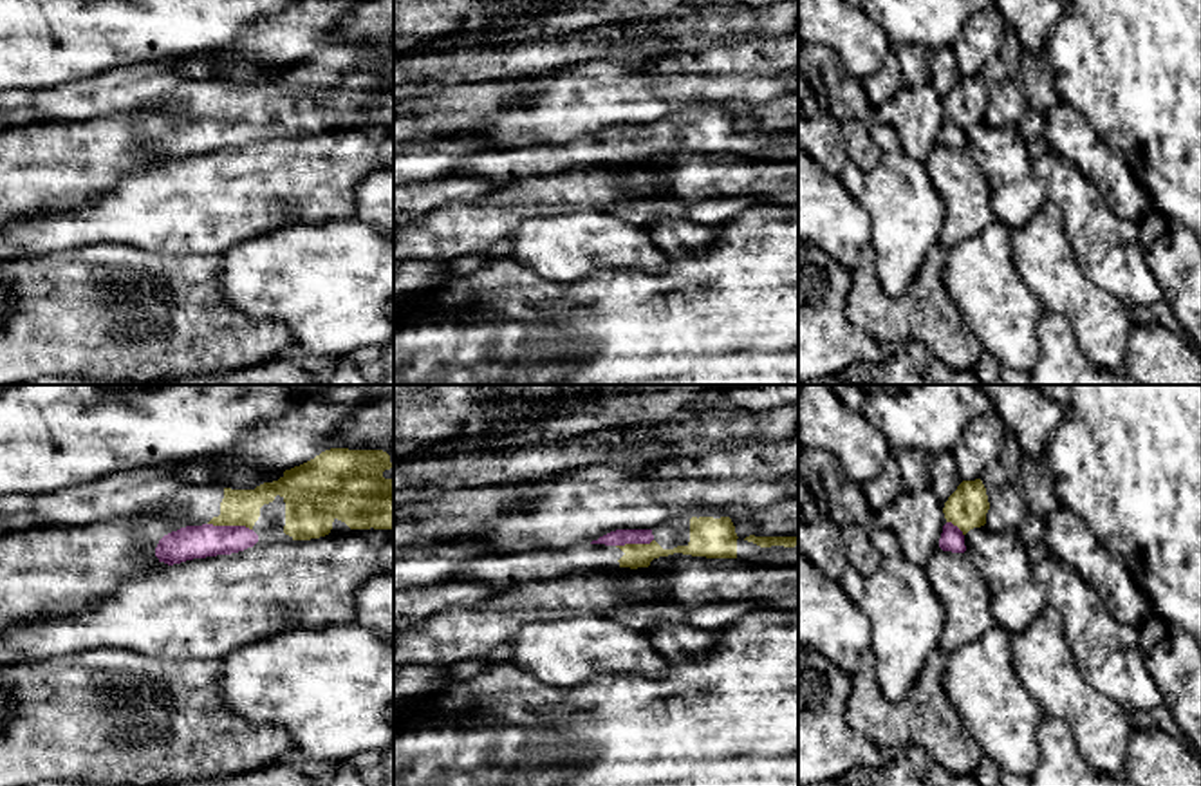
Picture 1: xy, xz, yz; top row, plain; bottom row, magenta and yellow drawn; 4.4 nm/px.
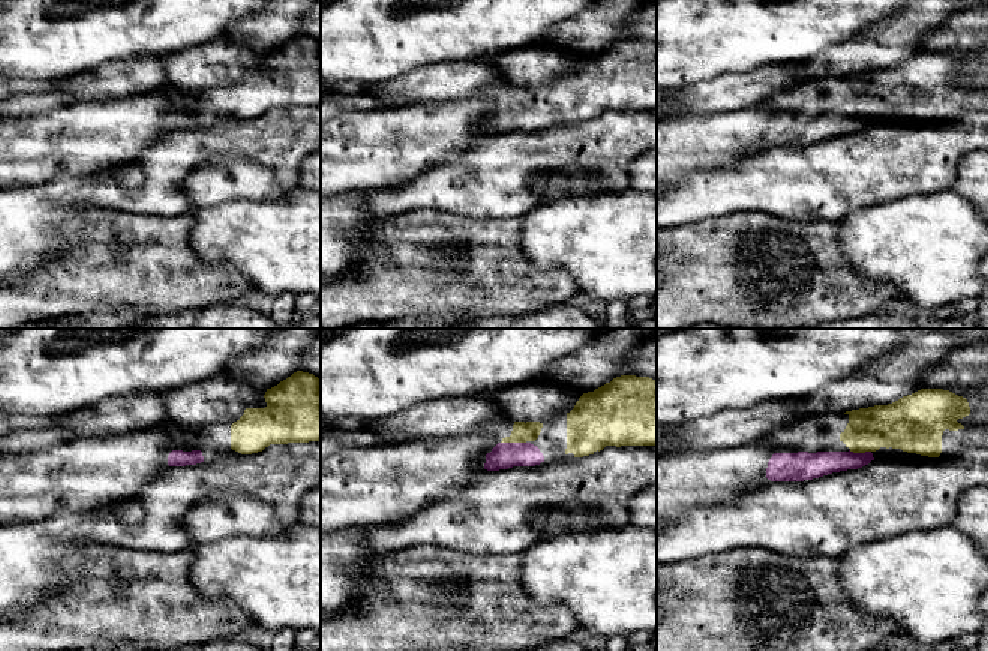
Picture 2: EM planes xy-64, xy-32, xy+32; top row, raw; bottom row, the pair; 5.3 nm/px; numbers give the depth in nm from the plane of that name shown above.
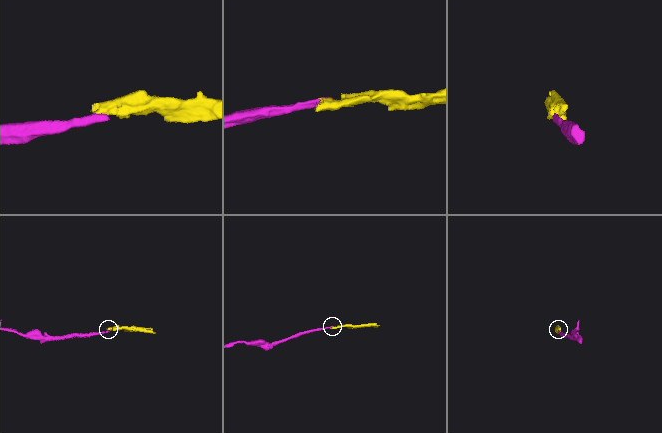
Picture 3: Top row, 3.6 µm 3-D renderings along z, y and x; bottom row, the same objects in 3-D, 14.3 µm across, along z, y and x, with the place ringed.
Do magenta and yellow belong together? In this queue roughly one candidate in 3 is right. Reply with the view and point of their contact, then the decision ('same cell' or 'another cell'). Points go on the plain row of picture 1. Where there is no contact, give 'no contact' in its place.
xy (230, 121) | same cell

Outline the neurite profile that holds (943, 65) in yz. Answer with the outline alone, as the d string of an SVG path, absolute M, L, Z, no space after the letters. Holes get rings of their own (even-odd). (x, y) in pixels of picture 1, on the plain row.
M952 47L928 51L930 85L939 96L946 96L963 78Z

